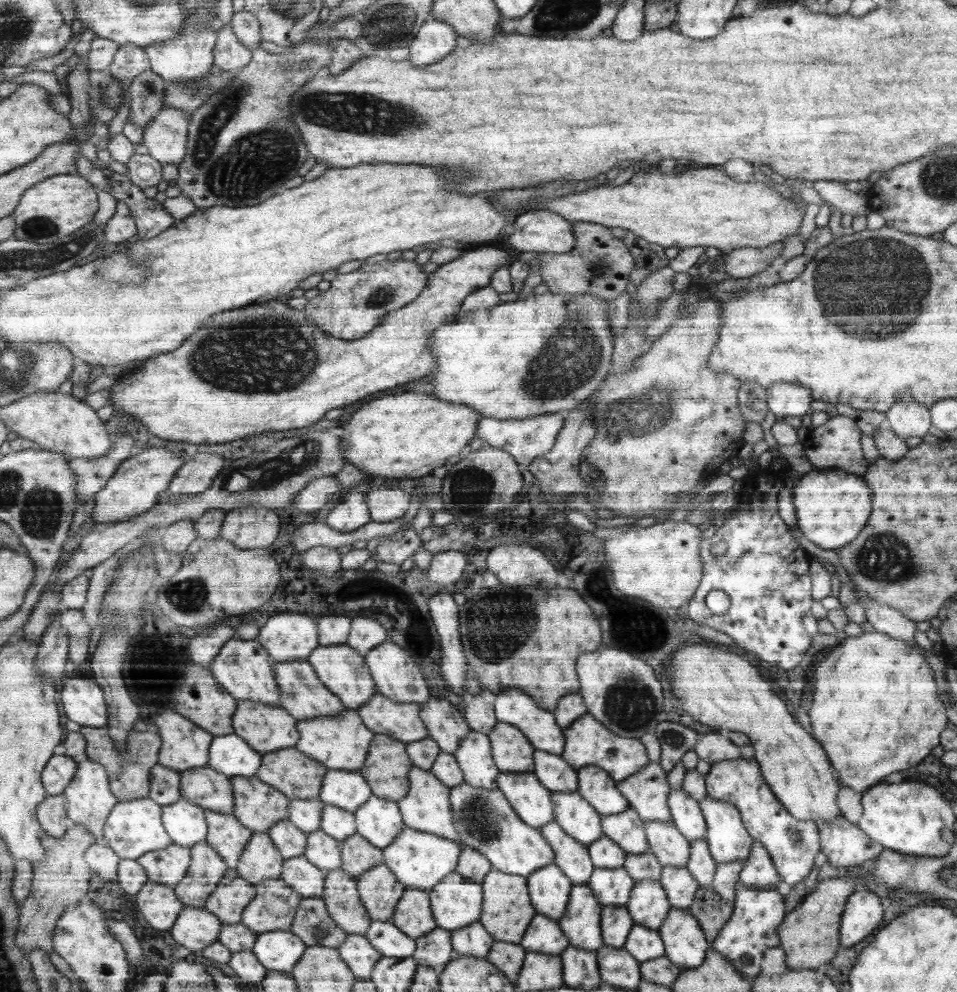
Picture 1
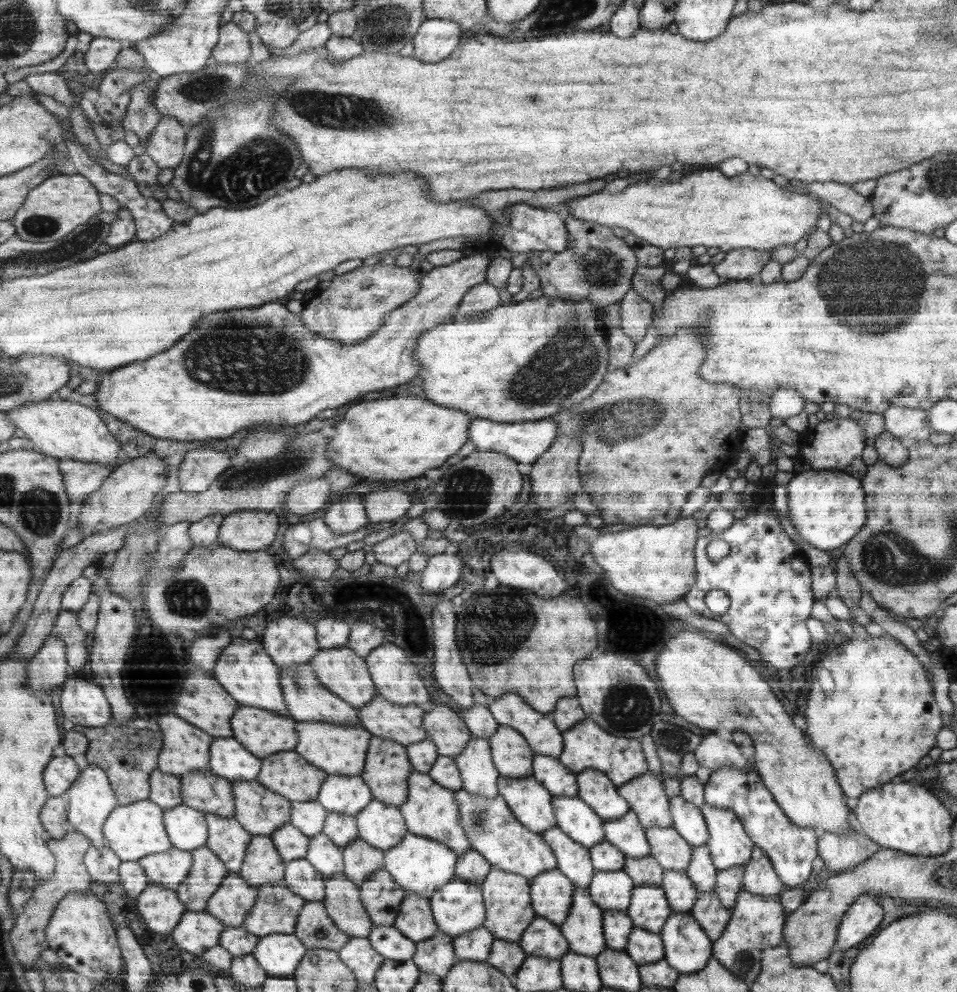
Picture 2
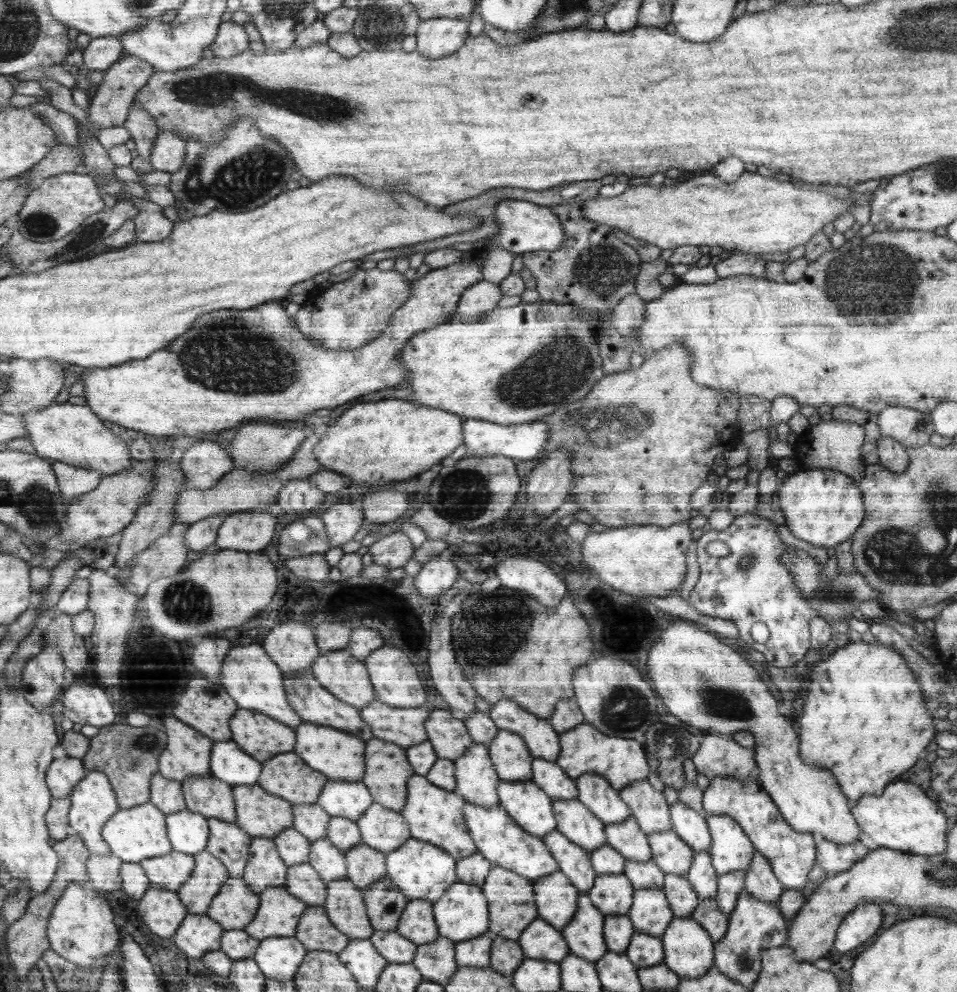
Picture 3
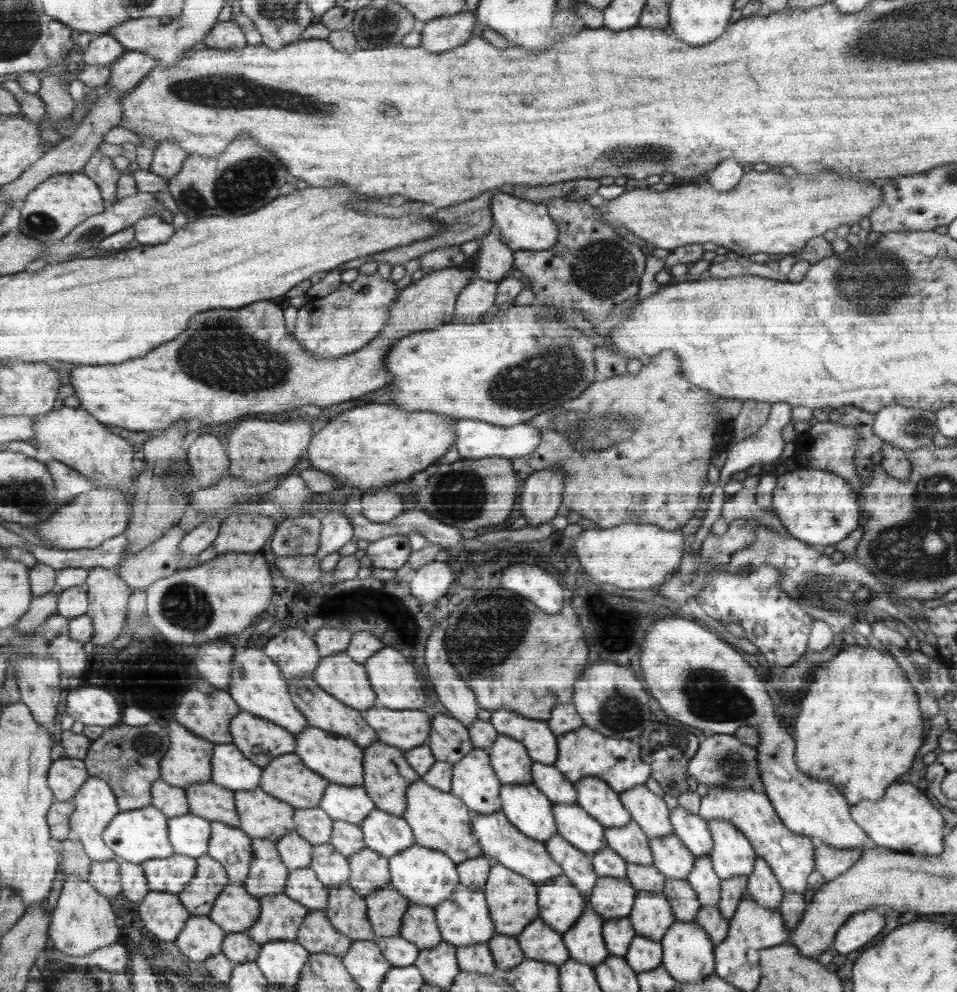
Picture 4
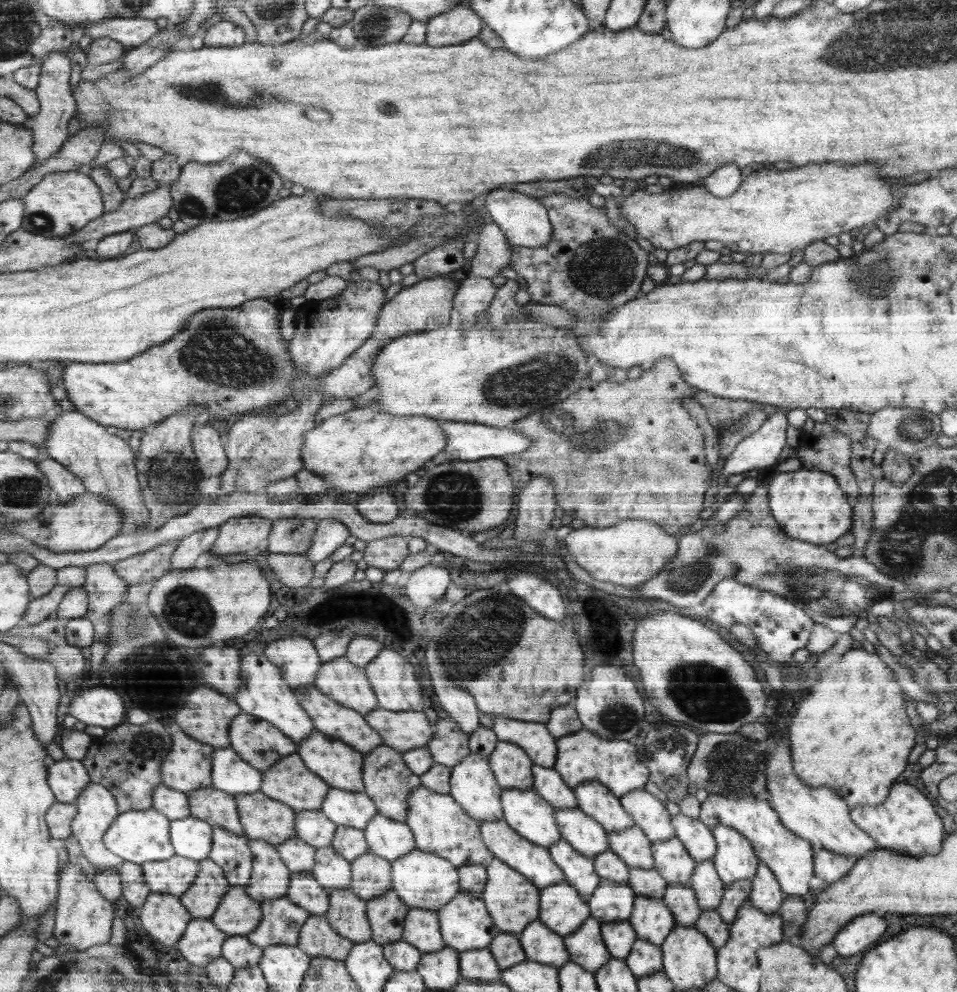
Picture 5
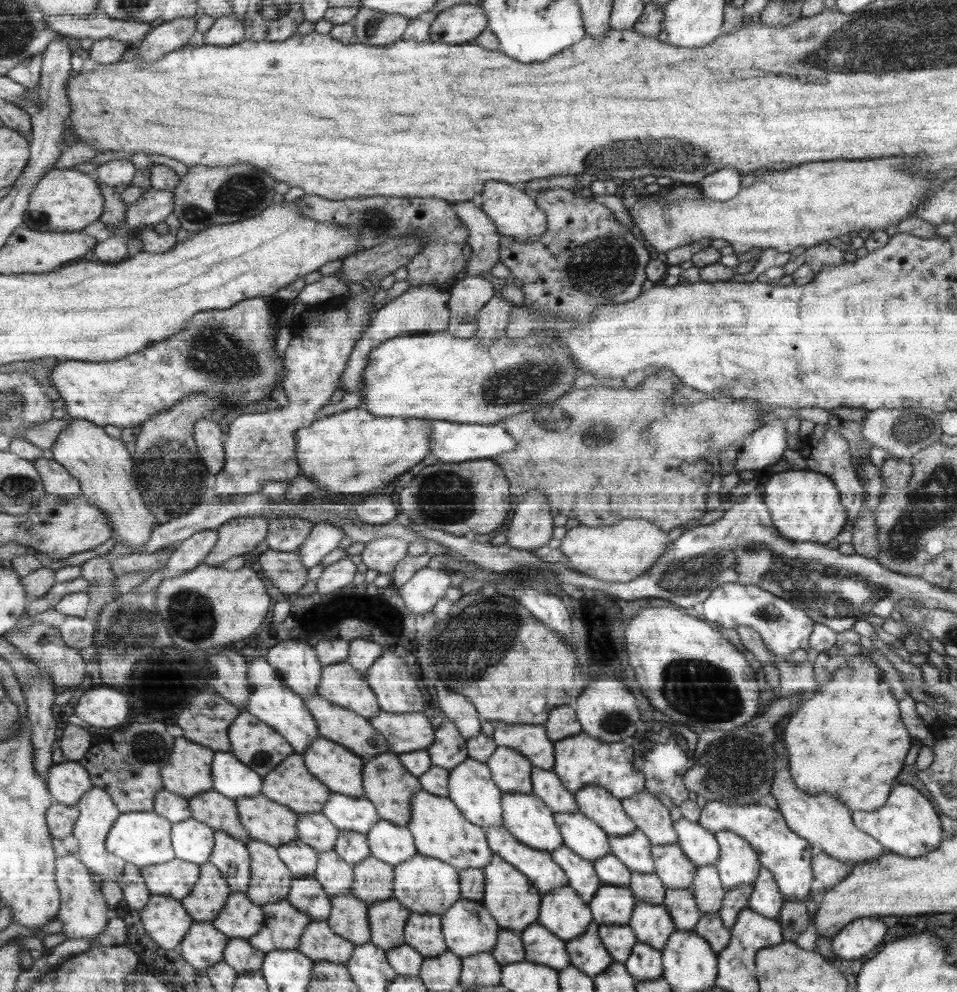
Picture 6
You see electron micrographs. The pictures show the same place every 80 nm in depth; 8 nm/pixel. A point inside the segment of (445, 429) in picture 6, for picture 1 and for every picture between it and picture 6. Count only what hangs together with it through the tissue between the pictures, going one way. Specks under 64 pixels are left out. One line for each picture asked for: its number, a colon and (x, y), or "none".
1: (526, 439)
2: (525, 441)
3: (525, 441)
4: (476, 439)
5: (465, 441)

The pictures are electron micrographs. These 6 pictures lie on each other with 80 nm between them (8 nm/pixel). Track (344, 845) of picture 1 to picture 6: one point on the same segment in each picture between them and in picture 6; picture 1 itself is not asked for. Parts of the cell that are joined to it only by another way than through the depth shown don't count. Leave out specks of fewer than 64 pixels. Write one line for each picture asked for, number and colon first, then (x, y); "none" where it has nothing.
2: (360, 859)
3: (365, 865)
4: (368, 871)
5: (370, 874)
6: (373, 878)

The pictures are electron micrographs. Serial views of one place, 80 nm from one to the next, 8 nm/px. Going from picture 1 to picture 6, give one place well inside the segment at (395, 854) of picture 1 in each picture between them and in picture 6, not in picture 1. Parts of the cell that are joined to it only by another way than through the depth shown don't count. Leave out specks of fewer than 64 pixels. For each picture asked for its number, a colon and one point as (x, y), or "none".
2: (420, 865)
3: (422, 870)
4: (425, 876)
5: (424, 880)
6: (424, 884)

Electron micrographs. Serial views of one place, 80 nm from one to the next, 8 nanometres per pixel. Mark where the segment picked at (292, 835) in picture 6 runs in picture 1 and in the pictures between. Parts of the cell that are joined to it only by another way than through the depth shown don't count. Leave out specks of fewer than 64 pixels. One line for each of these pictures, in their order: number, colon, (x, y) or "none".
1: (259, 807)
2: (261, 812)
3: (261, 814)
4: (262, 816)
5: (263, 818)

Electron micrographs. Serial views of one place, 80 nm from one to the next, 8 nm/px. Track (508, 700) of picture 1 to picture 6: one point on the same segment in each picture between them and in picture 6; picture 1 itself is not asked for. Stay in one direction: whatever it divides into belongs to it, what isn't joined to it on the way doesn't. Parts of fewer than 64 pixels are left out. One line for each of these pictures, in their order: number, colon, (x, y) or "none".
2: (539, 729)
3: (542, 740)
4: (536, 736)
5: (535, 738)
6: (532, 740)

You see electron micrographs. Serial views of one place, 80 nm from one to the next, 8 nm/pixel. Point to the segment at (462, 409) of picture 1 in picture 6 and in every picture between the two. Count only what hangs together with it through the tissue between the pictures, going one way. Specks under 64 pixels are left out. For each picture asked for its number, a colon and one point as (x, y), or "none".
2: (398, 438)
3: (378, 442)
4: (376, 444)
5: (365, 448)
6: (351, 452)

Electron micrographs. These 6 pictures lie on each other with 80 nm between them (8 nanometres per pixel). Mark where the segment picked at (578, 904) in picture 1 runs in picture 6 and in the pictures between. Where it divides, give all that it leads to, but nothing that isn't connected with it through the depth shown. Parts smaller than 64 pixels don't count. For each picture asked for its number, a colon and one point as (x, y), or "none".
2: (584, 927)
3: (585, 935)
4: (585, 940)
5: (586, 947)
6: (588, 953)

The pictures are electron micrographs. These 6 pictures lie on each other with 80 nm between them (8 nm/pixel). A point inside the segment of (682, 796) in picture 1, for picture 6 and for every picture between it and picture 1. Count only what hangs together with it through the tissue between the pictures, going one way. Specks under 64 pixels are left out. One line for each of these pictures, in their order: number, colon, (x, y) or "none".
2: (688, 819)
3: (691, 826)
4: (694, 831)
5: (697, 836)
6: (698, 843)

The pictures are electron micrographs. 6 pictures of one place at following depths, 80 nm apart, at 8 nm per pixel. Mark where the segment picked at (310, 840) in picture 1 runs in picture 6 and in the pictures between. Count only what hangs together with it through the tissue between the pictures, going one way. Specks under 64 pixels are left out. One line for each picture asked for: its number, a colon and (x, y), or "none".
2: (327, 857)
3: (330, 862)
4: (332, 868)
5: (332, 870)
6: (335, 875)

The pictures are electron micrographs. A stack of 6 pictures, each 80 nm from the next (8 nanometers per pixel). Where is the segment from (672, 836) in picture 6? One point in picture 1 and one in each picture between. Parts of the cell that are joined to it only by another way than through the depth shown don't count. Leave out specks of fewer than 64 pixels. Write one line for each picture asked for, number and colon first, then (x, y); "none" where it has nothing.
1: (647, 791)
2: (647, 798)
3: (649, 808)
4: (648, 811)
5: (648, 813)

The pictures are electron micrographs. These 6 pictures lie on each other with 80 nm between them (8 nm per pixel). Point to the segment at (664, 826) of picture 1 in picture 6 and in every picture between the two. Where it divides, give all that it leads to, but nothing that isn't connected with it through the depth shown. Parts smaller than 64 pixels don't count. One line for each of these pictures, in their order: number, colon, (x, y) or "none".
2: (673, 852)
3: (671, 853)
4: (672, 857)
5: (672, 860)
6: (676, 871)

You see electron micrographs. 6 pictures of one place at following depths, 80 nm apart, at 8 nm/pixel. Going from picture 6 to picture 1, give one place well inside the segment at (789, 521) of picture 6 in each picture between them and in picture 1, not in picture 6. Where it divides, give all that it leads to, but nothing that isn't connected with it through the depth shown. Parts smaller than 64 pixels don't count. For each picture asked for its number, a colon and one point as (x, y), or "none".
1: (839, 504)
2: (826, 506)
3: (823, 506)
4: (817, 506)
5: (809, 503)

